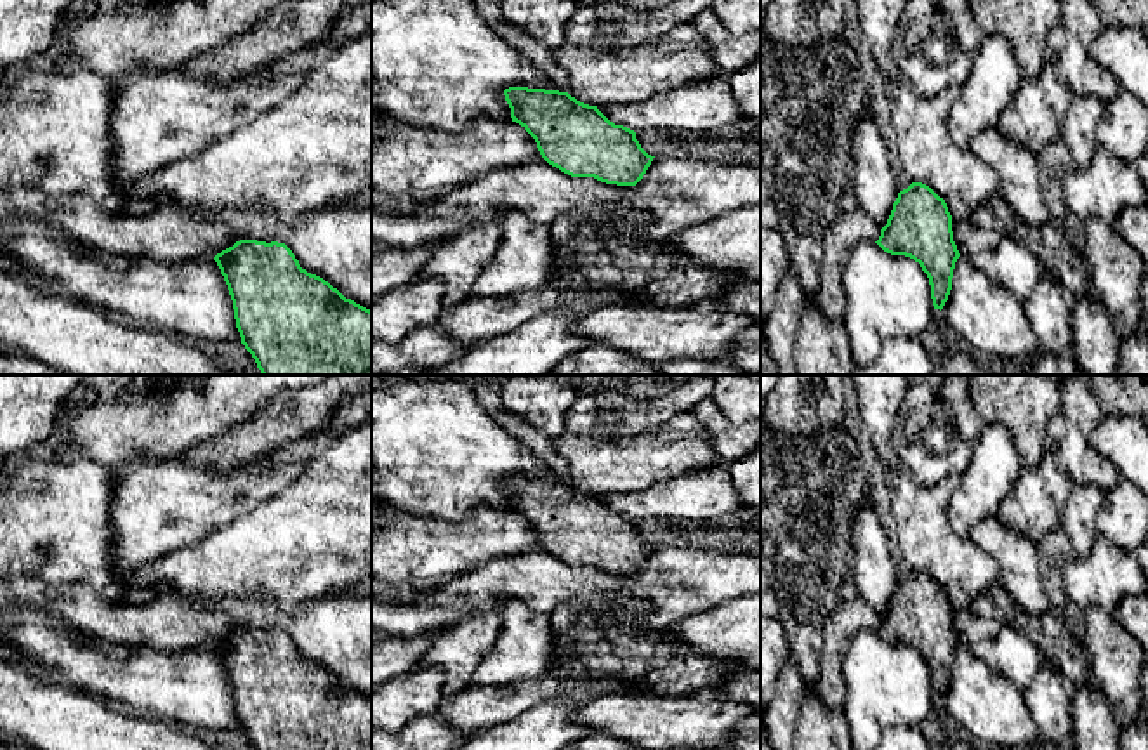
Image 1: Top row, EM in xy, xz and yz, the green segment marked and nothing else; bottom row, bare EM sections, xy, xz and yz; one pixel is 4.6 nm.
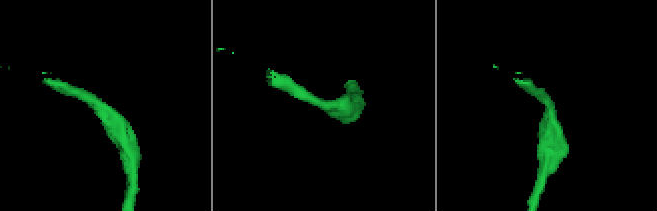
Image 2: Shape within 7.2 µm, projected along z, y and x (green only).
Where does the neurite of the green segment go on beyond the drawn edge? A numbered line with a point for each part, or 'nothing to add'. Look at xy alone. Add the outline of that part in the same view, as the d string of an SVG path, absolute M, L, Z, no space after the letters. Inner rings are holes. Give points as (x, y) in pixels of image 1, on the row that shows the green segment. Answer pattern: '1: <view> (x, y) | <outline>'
nothing to add

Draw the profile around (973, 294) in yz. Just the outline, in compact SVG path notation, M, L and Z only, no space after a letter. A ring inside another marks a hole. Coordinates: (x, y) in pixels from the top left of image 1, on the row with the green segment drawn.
M969 257L957 259L941 312L971 351L997 366L1018 358L1032 363L1039 354L1023 300L974 267Z

